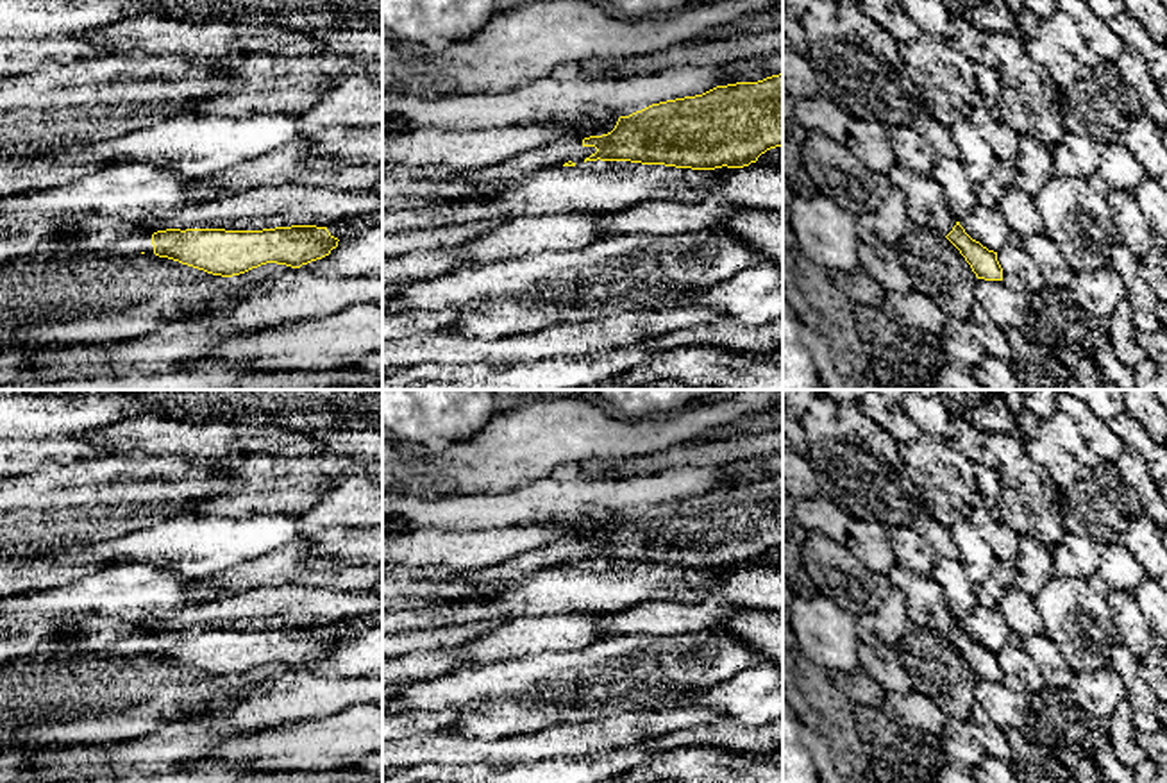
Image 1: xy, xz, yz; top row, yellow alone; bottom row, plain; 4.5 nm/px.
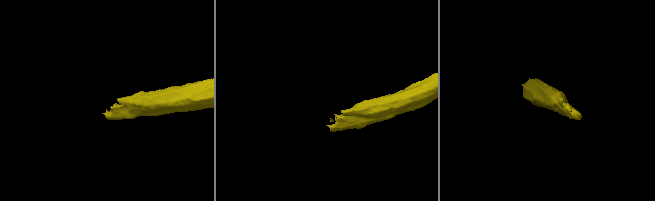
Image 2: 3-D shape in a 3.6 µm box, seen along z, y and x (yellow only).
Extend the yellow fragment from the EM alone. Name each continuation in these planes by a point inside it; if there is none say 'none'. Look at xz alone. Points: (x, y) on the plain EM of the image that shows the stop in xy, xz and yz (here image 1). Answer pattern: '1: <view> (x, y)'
1: xz (562, 551)

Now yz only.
1: yz (942, 621)

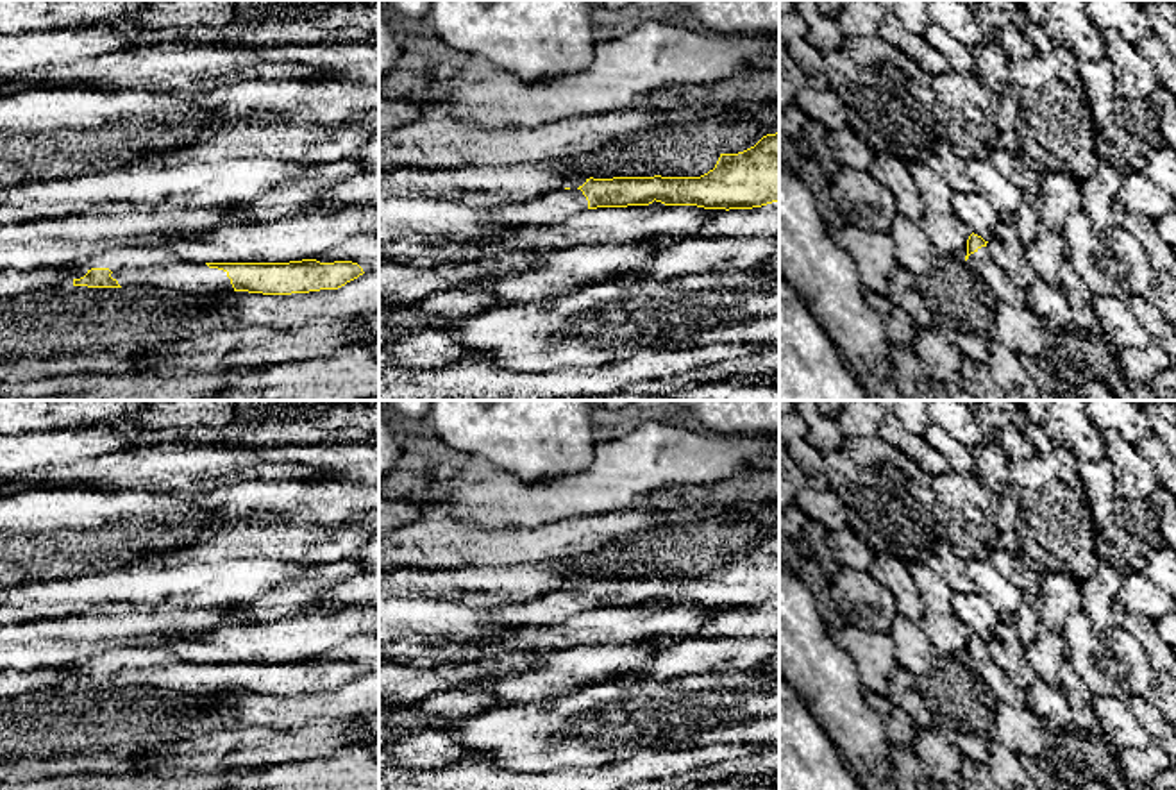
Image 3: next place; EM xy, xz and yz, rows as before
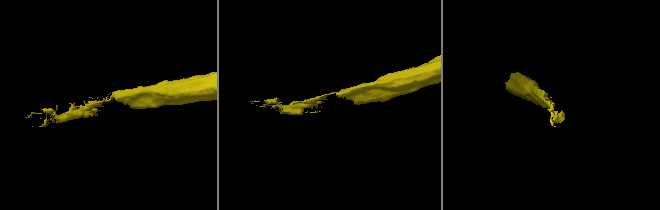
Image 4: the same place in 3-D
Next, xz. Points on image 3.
1: xz (556, 608)

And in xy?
1: xy (156, 667)

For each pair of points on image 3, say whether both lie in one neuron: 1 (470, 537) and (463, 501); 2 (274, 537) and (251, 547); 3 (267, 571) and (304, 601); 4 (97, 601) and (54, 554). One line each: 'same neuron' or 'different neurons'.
1: different neurons
2: same neuron
3: different neurons
4: different neurons

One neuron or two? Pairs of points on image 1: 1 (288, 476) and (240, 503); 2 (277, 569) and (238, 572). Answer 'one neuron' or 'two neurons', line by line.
1: two neurons
2: one neuron

